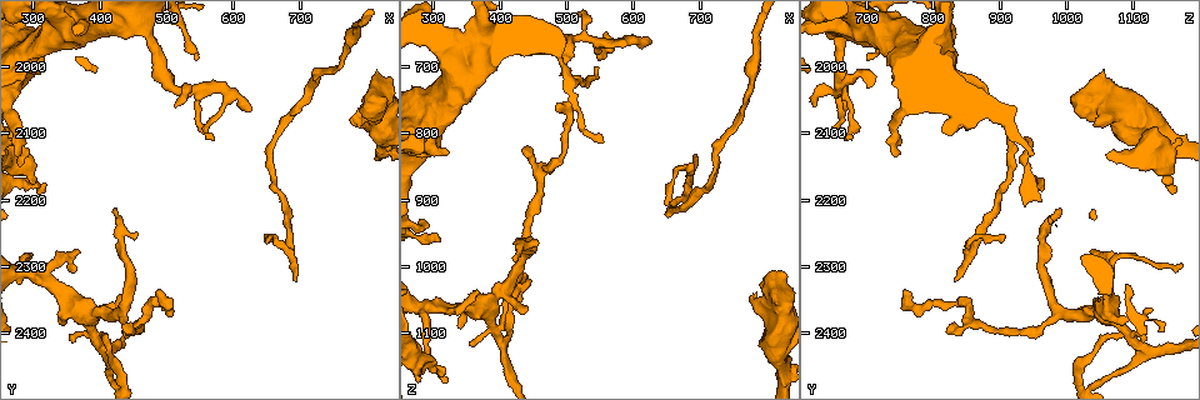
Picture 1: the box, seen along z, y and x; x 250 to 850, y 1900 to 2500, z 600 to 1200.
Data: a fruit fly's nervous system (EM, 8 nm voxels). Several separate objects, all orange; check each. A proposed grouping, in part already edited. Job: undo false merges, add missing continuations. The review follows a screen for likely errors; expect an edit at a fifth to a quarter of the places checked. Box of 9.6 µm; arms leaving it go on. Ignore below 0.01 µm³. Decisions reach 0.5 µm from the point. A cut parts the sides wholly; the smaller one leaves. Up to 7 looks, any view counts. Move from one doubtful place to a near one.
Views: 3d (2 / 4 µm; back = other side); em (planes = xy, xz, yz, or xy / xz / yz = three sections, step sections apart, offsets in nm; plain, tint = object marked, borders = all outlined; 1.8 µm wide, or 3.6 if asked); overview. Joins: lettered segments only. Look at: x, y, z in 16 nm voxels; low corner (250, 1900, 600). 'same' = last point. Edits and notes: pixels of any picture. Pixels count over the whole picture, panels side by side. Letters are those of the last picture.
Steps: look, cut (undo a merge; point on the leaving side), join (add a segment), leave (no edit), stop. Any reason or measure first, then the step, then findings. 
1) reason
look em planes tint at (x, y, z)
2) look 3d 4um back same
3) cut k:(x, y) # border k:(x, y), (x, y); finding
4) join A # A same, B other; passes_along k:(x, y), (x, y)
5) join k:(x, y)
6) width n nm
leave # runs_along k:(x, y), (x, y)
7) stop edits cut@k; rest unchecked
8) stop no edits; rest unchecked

an open end
look em planes borders at (785, 2085, 1040)

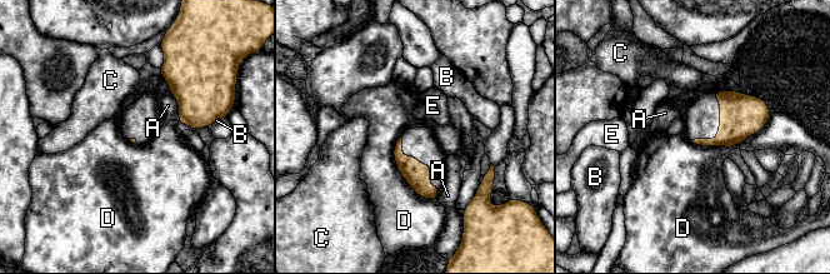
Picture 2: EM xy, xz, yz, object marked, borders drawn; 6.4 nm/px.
leave # A other, B other, C other, D other, E other; no lettered segment goes on from it

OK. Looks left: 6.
free end
look em xz step 4 borders at (685, 2320, 835)

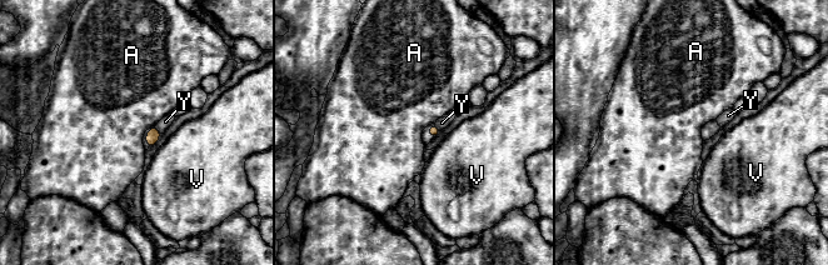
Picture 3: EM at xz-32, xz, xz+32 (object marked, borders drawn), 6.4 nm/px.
join Y # A other, V other, Y same; passes_along 3:(153, 135), (156, 129), (165, 121); it goes on there

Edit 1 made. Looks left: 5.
see it whole again
look overview

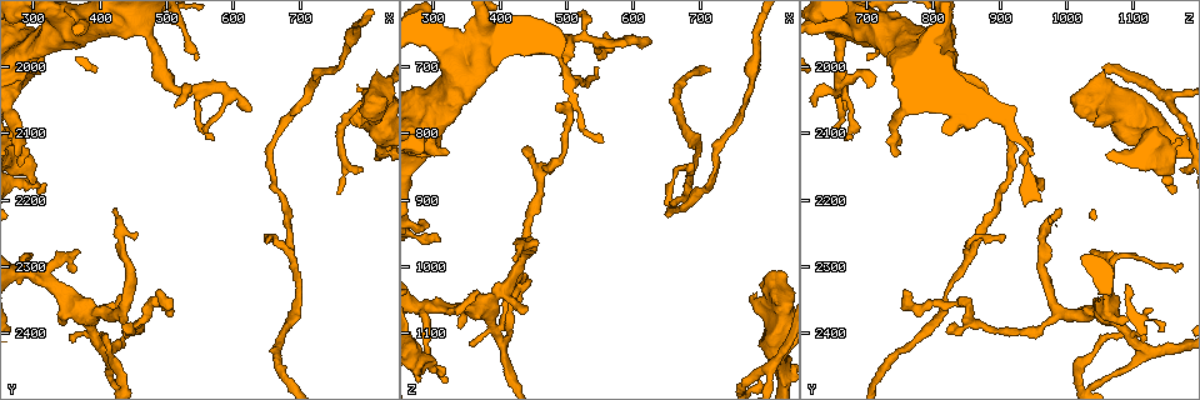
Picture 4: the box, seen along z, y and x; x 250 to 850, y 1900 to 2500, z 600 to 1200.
free end
look 3d 4um at (485, 2340, 760)

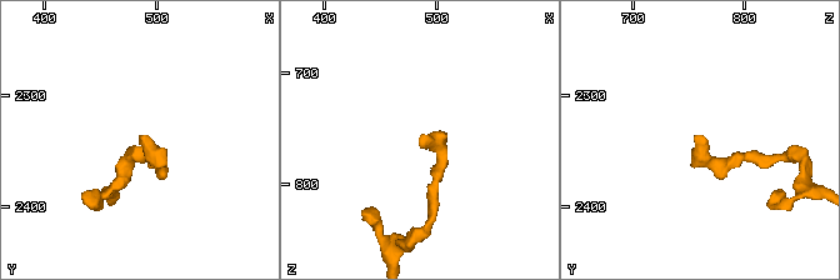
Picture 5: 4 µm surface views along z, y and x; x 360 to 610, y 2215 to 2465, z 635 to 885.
now the EM
look em 3.6um xz step 4 borders at (488, 2336, 756)

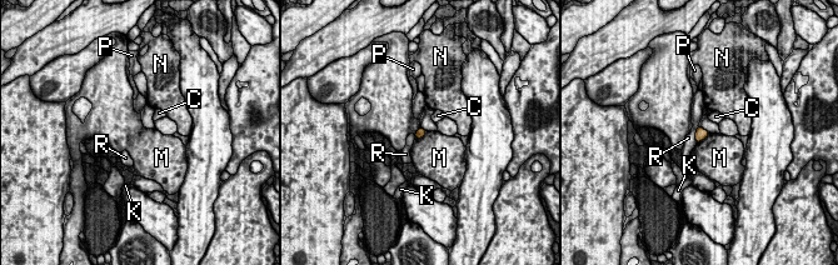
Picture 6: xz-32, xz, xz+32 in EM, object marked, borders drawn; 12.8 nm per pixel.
look em 3.6um planes borders same

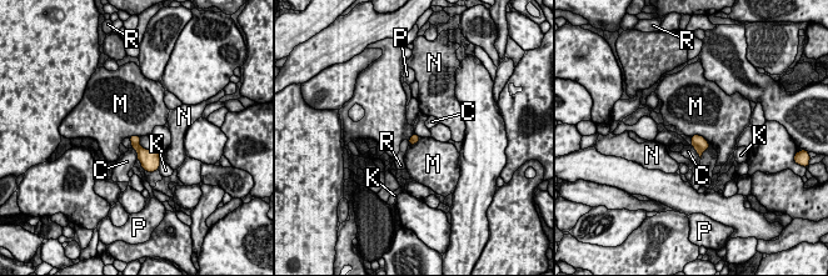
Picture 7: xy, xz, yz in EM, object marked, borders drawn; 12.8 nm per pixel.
leave # C other, K other, M other, N other, P other, R other; border 7:(691, 136), (699, 135), (709, 142); none of them fits

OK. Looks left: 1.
stop edits join@3; rest unchecked

